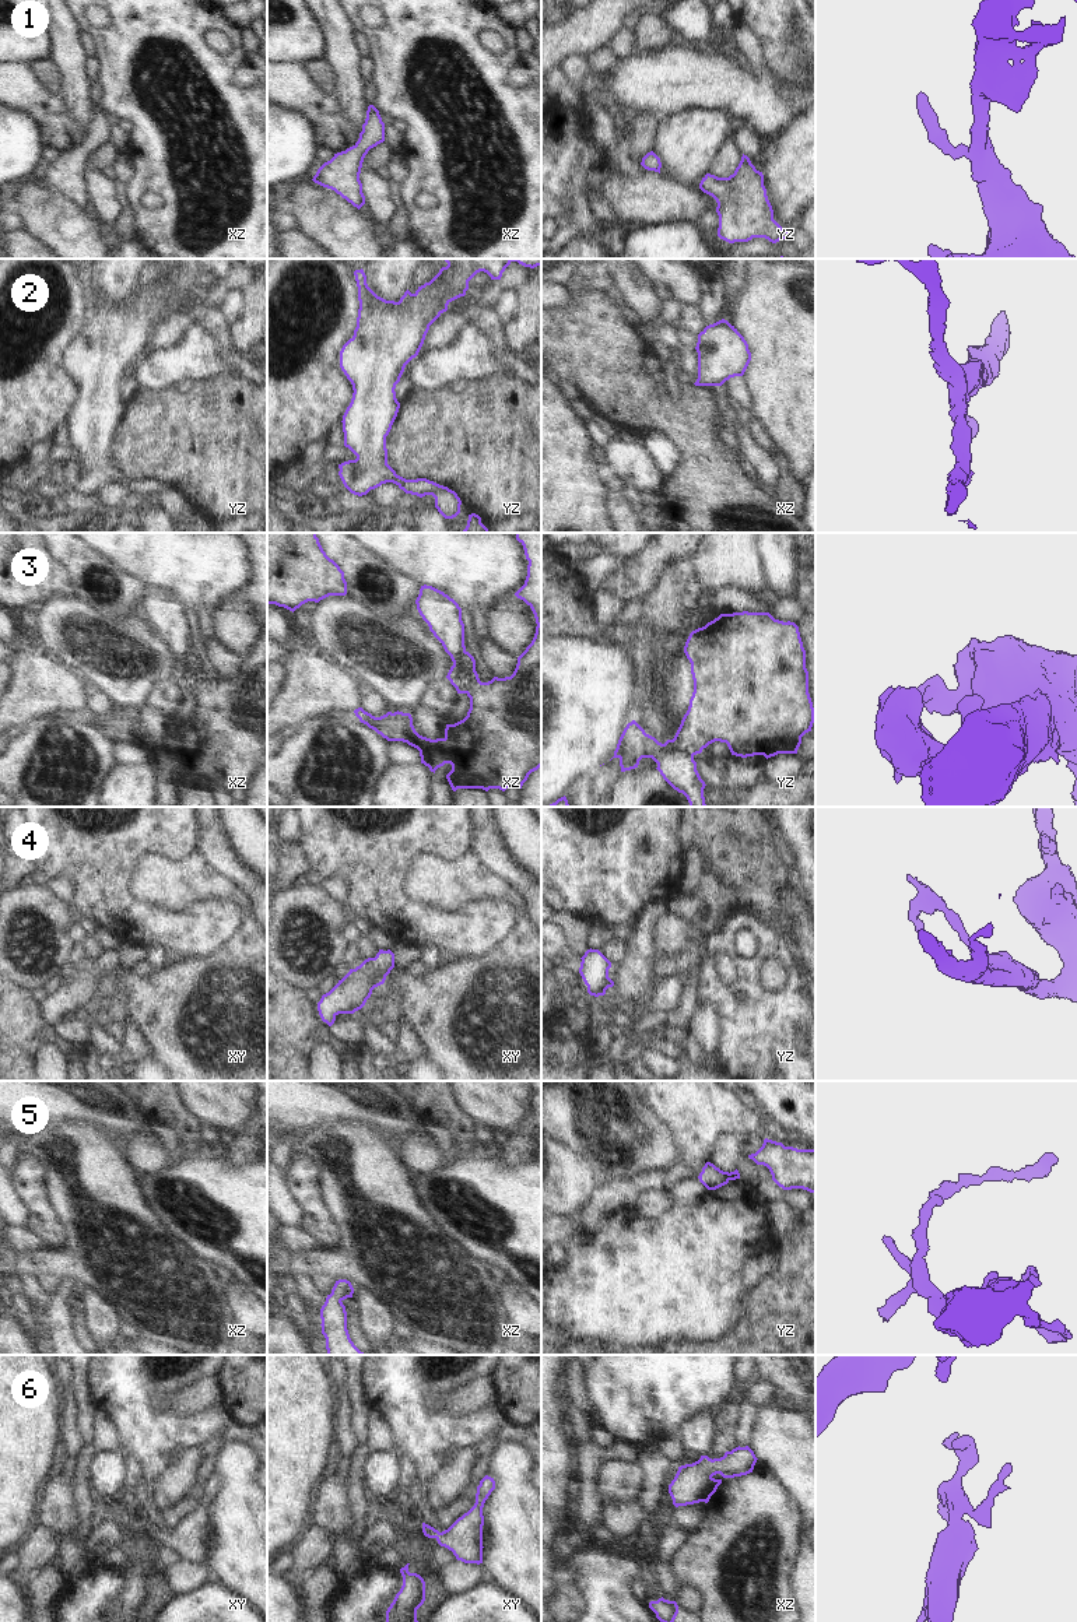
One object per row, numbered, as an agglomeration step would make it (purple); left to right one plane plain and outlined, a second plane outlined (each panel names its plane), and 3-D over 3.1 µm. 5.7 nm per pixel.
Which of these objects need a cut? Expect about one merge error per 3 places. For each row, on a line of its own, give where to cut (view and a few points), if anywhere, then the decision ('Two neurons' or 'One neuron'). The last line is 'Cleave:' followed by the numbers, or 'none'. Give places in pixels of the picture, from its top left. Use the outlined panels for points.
1: No split. One neuron
2: No split. One neuron
3: Split along yz (662, 744), (666, 748), (680, 748), (693, 757). Two neurons
4: No split. One neuron
5: No split. One neuron
6: No split. One neuron
Cleave: 3.

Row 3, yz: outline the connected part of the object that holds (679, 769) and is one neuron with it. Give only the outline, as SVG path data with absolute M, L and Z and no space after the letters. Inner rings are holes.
M635 720L624 729L613 758L620 759L621 772L638 768L642 758L652 758L663 779L687 797L690 807L706 805L704 797L706 784L697 770L694 756L678 748L666 749L655 737L646 734Z

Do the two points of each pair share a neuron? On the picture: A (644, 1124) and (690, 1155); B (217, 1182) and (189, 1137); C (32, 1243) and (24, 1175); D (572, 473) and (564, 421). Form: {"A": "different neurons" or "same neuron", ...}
{"A": "different neurons", "B": "different neurons", "C": "different neurons", "D": "same neuron"}

